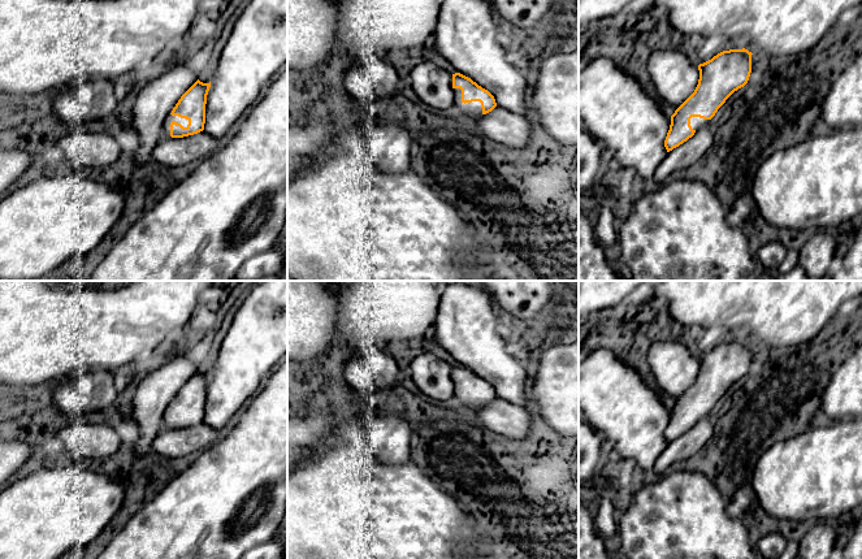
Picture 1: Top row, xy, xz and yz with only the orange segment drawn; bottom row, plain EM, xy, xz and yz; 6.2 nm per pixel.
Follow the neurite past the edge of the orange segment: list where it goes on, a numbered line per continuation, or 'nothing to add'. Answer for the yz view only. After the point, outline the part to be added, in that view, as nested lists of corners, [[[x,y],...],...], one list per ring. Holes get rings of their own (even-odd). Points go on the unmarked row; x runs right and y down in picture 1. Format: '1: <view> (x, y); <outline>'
1: yz (696, 414); [[[692,408],[690,410],[690,417],[693,421],[698,421],[703,417],[709,417],[711,415],[711,411],[703,411],[703,410],[699,410],[699,408]]]

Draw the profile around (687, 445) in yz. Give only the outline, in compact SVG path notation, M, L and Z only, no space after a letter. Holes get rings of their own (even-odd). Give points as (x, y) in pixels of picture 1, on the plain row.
M703 417L692 429L670 442L663 454L657 459L650 477L657 478L672 469L677 463L699 451L714 434L714 419Z

